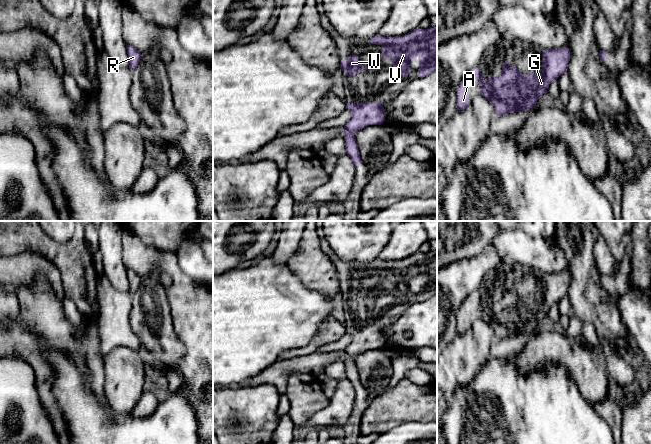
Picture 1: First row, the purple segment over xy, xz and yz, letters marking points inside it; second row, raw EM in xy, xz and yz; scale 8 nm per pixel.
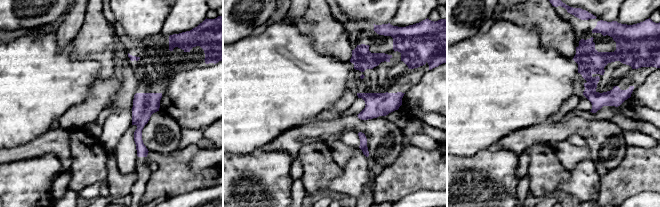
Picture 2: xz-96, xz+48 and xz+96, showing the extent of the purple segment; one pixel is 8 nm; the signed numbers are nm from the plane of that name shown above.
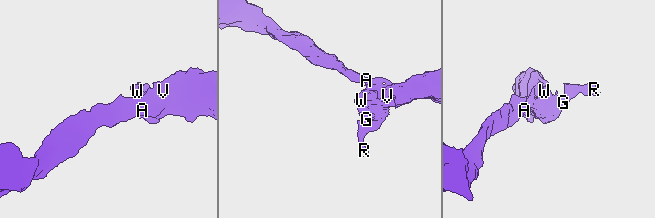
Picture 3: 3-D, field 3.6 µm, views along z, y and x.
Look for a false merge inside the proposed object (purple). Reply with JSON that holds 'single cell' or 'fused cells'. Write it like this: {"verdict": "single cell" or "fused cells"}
{"verdict": "single cell"}

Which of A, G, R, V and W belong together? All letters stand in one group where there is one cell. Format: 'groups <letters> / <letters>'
groups A G R V W

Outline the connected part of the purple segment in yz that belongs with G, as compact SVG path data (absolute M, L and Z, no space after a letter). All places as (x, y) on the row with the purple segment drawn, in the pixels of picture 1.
M568 47L542 50L542 73L523 75L518 68L502 63L502 72L497 77L484 80L480 69L471 73L481 85L480 93L494 107L495 115L527 111L536 106L554 79L567 71L570 61Z

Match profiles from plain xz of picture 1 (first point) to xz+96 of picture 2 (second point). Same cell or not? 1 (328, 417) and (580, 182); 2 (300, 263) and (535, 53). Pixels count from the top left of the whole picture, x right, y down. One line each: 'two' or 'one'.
1: one
2: two

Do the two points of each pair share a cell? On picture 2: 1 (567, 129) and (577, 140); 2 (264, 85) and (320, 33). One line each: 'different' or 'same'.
1: different
2: different

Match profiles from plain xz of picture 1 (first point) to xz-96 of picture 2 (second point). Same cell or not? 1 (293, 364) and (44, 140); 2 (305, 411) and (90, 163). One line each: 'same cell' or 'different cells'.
1: same cell
2: same cell

